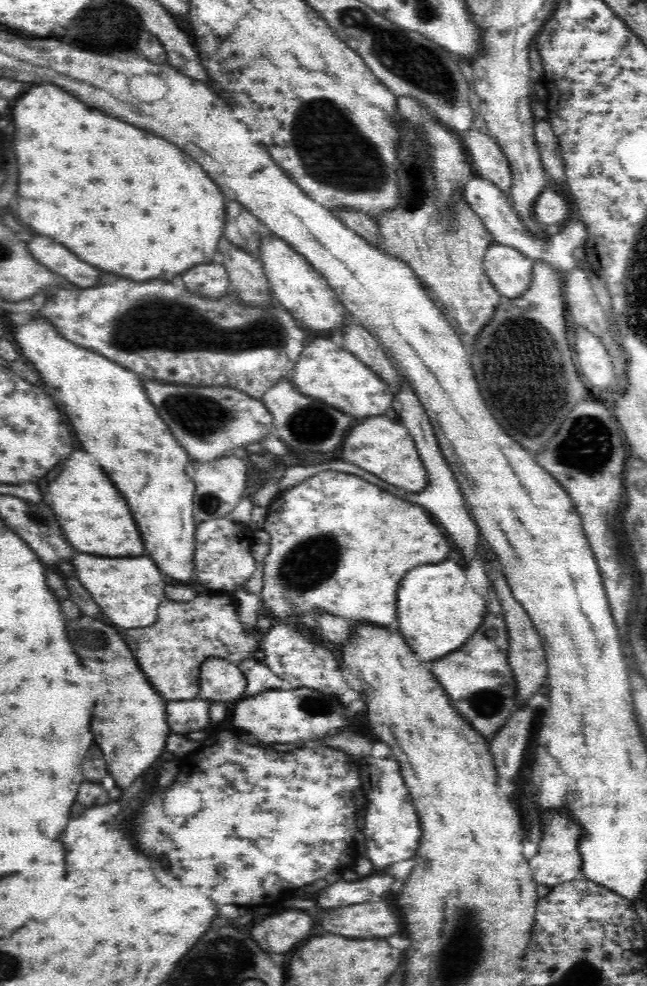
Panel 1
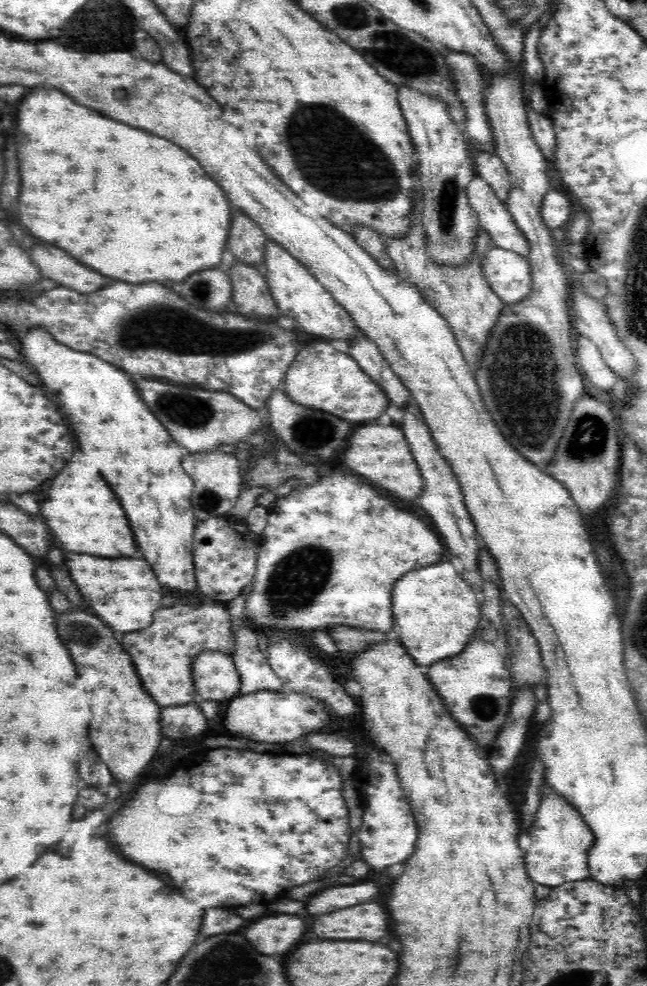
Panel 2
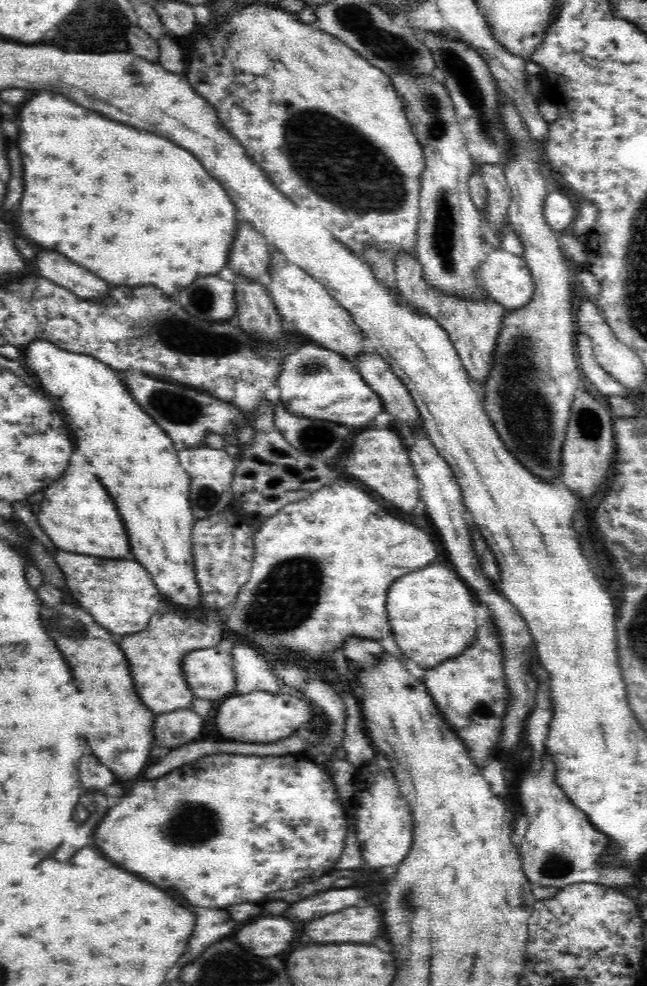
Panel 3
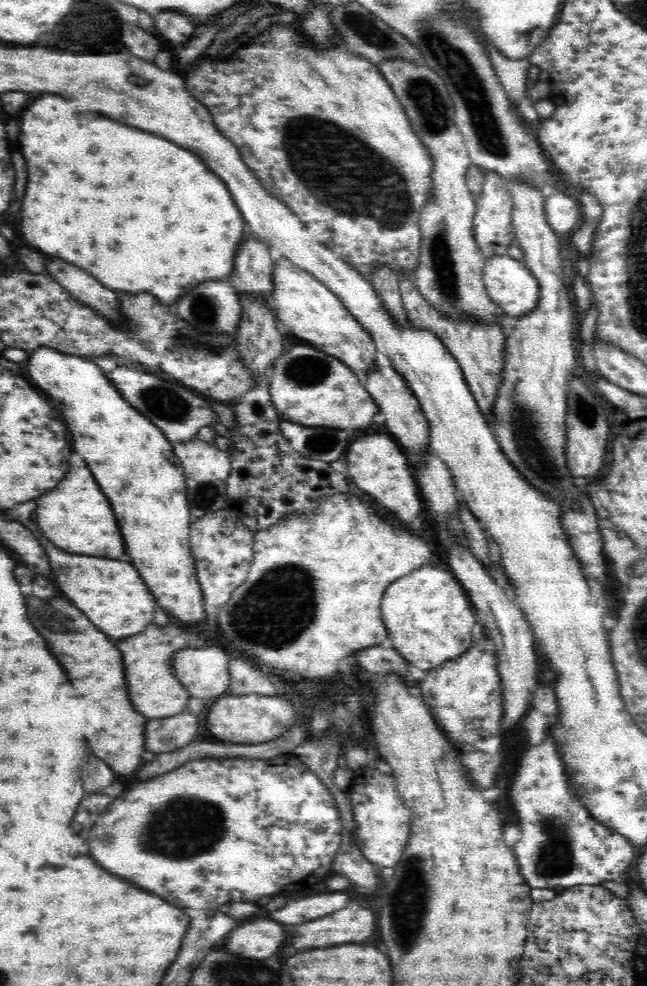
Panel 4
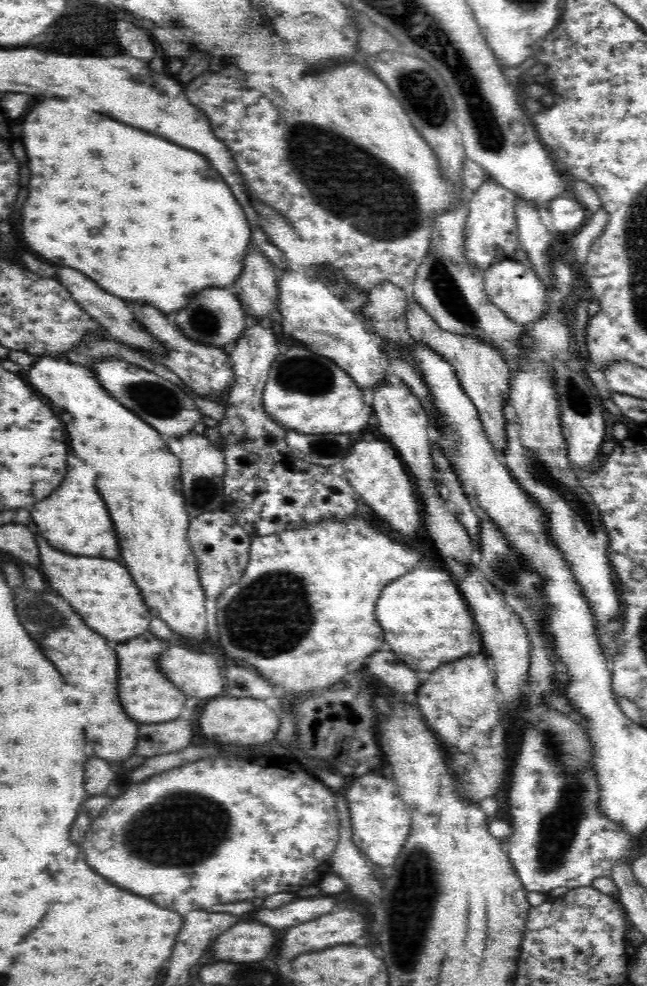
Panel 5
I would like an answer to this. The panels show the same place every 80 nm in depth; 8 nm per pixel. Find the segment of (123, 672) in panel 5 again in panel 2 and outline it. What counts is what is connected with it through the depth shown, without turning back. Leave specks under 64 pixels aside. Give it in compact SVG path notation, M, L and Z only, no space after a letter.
M209 601L191 606L177 603L168 608L158 608L148 628L124 633L120 644L132 656L134 670L142 678L148 694L152 694L162 708L178 707L199 700L192 679L191 661L206 650L219 650L232 656L236 648L236 635L230 627L230 612L226 604Z

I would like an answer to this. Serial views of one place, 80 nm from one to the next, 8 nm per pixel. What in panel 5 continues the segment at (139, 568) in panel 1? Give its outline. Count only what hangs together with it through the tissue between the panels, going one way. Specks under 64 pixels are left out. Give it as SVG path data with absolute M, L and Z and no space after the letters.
M36 536L36 544L40 548L42 572L52 590L70 602L92 630L108 640L126 642L130 638L136 639L150 628L152 616L146 612L146 604L142 604L142 594L138 588L134 588L126 568L122 568L118 562L92 556L66 556L64 552L50 548L42 536Z

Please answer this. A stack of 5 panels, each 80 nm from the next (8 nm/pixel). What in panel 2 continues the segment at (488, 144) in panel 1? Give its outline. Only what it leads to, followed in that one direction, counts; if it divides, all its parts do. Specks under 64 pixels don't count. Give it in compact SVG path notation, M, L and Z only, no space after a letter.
M482 151L480 155L474 154L472 159L476 175L490 185L498 201L506 203L511 184L510 173L502 159L496 153L490 154L490 151Z

